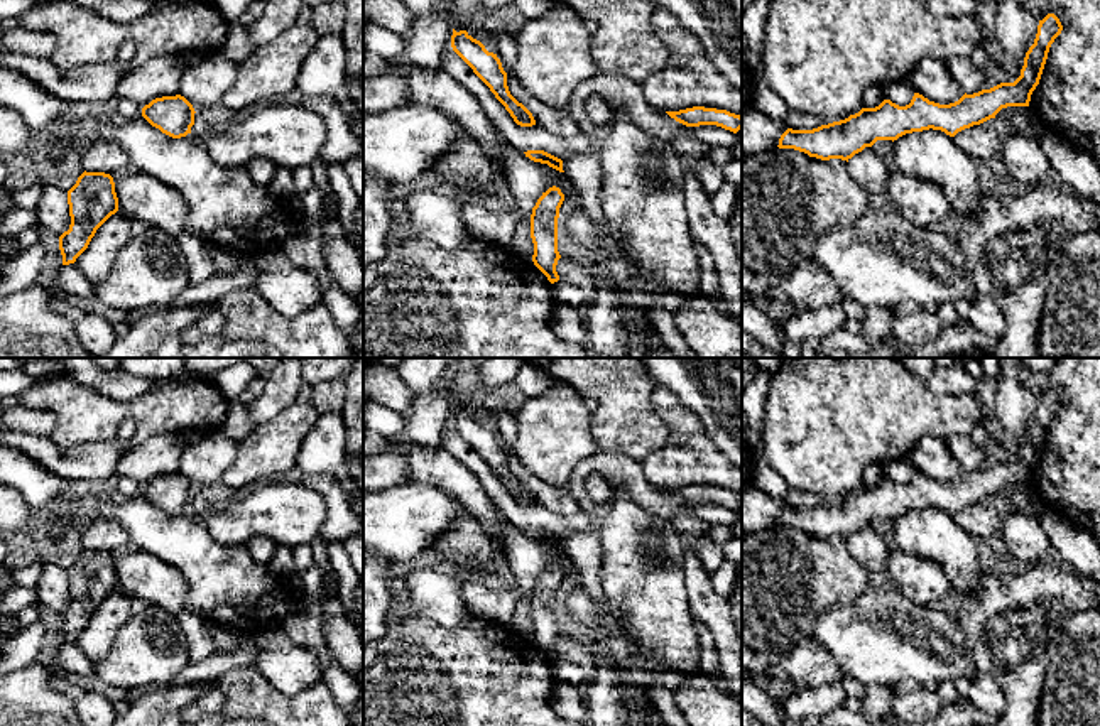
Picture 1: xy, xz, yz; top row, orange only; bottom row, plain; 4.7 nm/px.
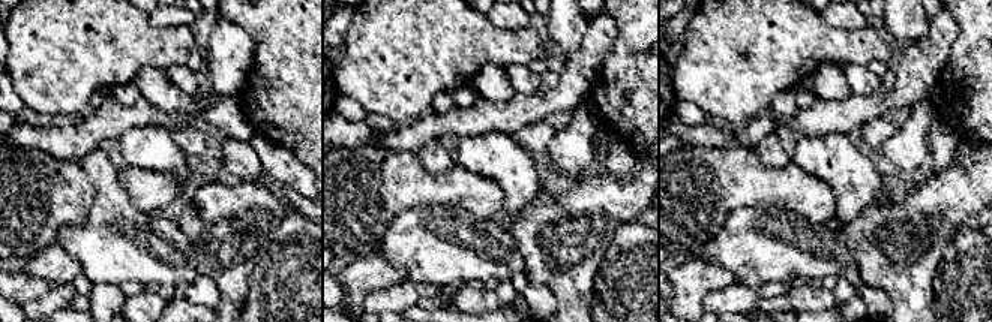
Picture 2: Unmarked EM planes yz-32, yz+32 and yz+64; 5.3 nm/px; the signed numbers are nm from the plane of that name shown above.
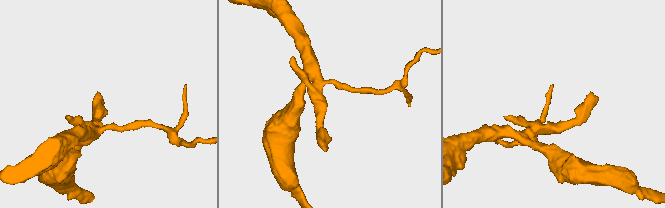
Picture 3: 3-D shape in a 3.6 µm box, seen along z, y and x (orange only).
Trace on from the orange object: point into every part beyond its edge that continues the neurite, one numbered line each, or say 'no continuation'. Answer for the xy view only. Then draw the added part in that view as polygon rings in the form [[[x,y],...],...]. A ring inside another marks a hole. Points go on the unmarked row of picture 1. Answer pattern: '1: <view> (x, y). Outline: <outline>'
no continuation

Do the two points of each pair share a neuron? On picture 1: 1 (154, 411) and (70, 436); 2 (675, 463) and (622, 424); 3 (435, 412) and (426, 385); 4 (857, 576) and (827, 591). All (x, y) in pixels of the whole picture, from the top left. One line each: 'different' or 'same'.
1: same
2: different
3: same
4: same

